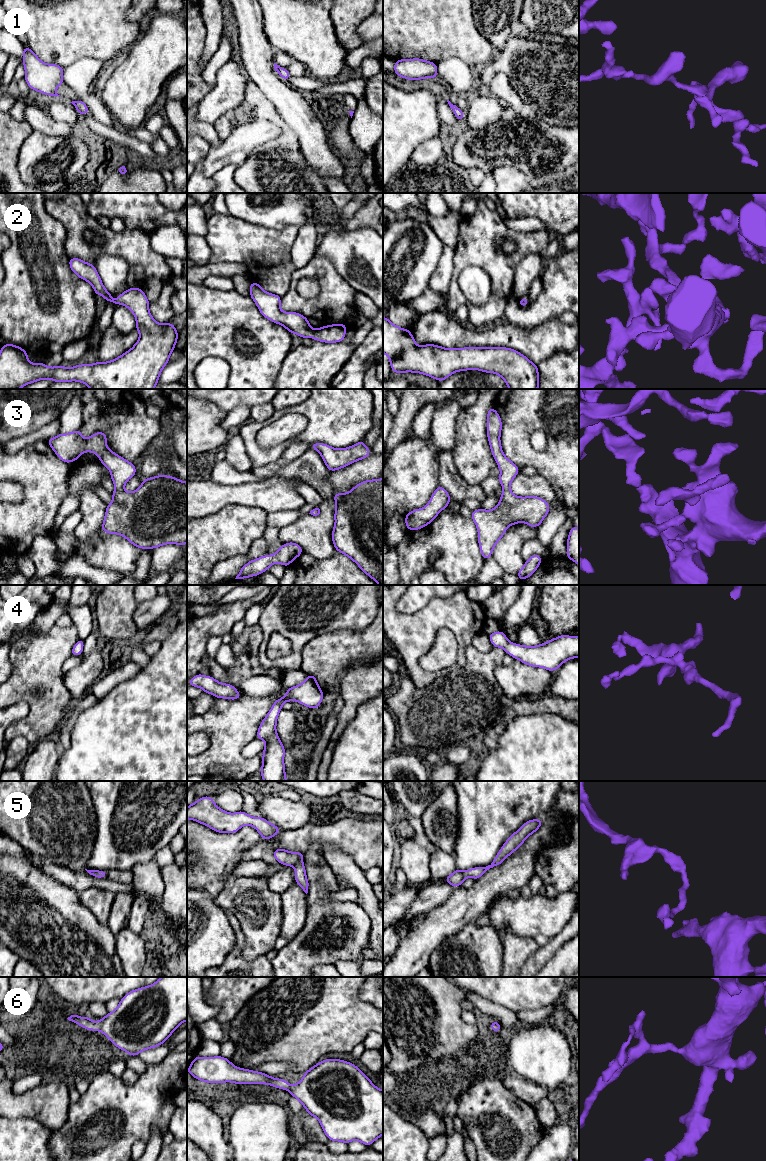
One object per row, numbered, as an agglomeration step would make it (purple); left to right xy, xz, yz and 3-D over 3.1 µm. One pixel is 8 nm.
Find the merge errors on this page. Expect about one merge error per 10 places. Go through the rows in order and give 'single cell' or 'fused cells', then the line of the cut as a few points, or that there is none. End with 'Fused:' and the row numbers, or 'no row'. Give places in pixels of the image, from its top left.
1: single cell; no cut
2: single cell; no cut
3: single cell; no cut
4: single cell; no cut
5: single cell; no cut
6: single cell; no cut
Fused: no row

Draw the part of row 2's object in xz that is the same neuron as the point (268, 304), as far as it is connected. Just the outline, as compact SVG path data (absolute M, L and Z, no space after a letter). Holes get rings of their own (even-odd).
M253 281L250 285L250 297L265 318L282 325L291 334L295 333L302 338L312 337L313 340L325 343L344 340L348 329L345 324L322 326L314 330L305 316L296 312L283 312L280 309L281 296L264 291L258 283Z

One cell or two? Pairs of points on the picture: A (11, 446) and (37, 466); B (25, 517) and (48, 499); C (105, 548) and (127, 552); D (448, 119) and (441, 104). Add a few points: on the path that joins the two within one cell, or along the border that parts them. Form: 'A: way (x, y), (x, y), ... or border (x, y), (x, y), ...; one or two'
A: border (40, 441), (35, 441), (10, 454); two
B: way (31, 516), (42, 505); one
C: way (110, 551), (122, 552); one
D: way (446, 115), (443, 108); one

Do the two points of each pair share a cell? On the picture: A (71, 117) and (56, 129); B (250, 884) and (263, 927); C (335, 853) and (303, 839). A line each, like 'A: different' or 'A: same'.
A: different
B: same
C: different

